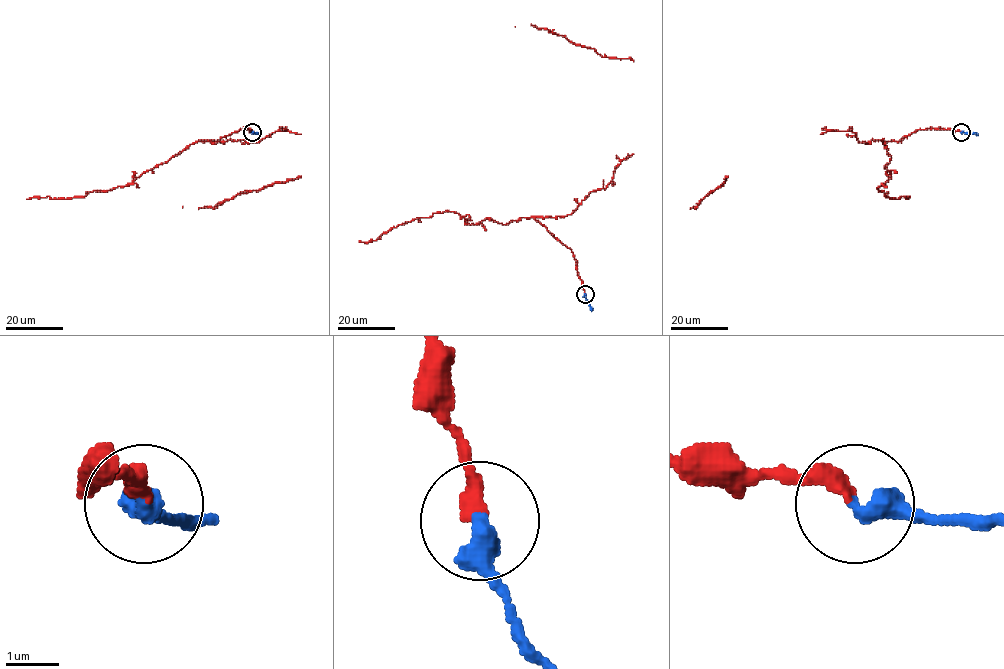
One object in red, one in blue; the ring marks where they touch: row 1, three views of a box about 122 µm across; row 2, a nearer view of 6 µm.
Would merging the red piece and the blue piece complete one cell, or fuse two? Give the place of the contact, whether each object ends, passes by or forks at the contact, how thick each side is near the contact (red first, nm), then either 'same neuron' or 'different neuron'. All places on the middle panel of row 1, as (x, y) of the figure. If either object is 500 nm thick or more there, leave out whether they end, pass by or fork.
at (585, 294); red ends there; blue ends there; 320 nm thick on the red side, 440 nm on the other; same neuron

